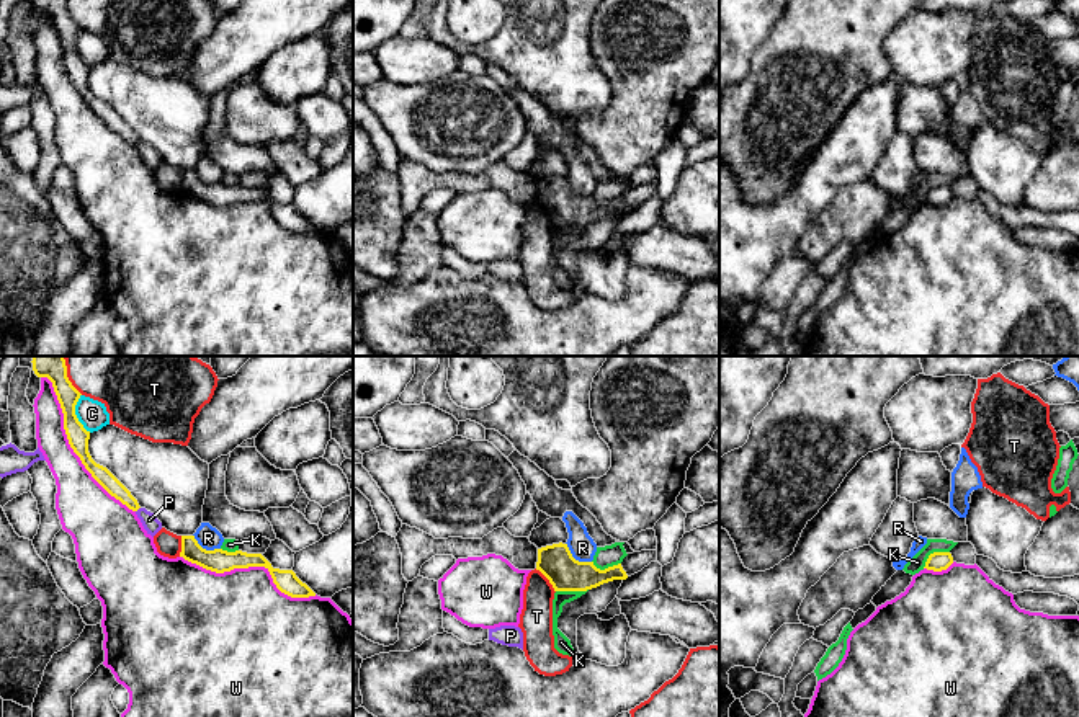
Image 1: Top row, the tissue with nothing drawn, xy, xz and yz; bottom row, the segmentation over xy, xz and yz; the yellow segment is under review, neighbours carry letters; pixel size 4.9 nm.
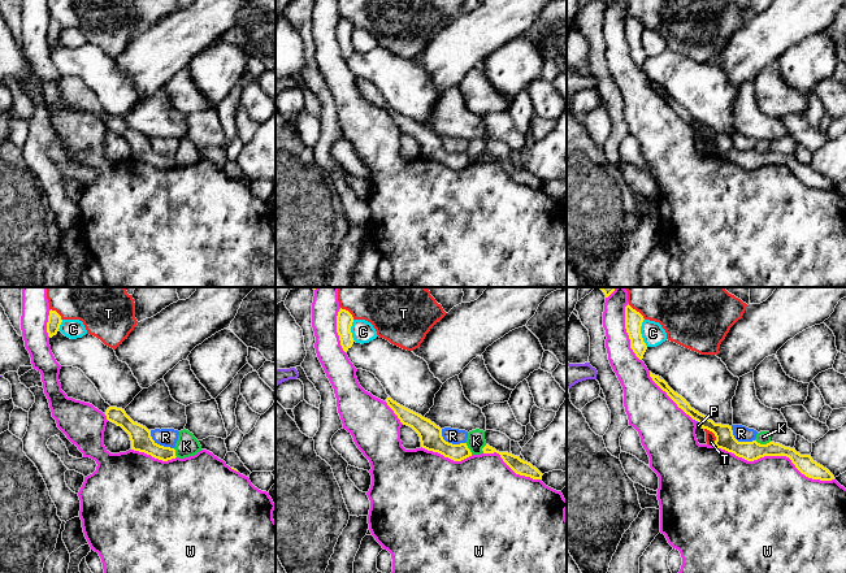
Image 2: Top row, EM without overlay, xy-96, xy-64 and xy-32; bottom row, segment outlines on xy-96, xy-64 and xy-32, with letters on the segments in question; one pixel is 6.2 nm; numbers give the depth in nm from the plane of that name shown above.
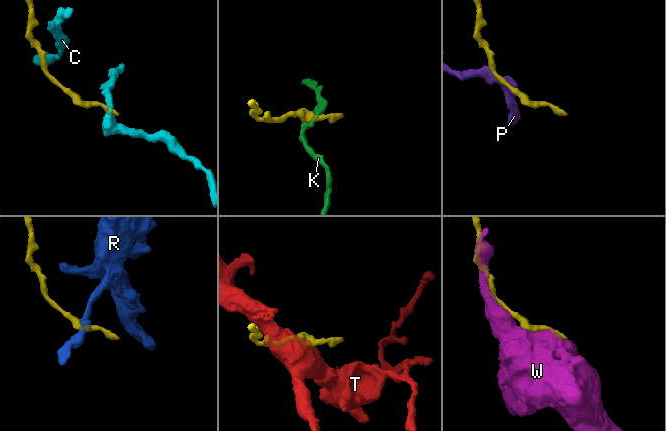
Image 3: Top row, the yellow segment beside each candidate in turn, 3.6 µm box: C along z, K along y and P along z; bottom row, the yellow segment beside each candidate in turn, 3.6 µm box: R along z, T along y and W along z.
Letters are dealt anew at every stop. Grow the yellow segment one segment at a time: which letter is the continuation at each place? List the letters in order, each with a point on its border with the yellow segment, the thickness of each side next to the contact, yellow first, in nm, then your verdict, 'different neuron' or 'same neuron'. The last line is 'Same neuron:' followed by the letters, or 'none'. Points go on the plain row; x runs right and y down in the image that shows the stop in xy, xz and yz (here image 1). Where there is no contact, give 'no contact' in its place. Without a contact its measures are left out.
C: contact xy (74, 48); calibres 110 and 140 nm; different neuron
K: contact yz (934, 187); calibres 100 and 80 nm; different neuron
P: contact xy (138, 142); calibres 80 and 80 nm; different neuron
R: contact xz (574, 193); calibres 170 and 130 nm; different neuron
T: contact xz (548, 213); calibres 170 and 160 nm; different neuron
W: contact xy (71, 80); calibres 110 and 220 nm; different neuron
Same neuron: none

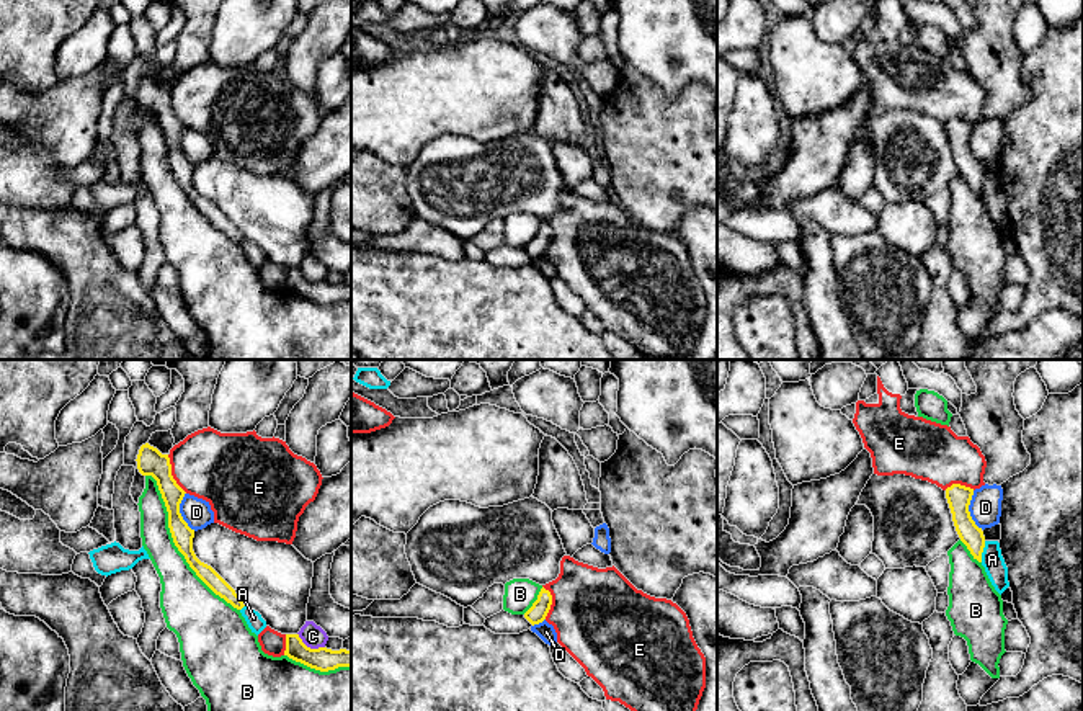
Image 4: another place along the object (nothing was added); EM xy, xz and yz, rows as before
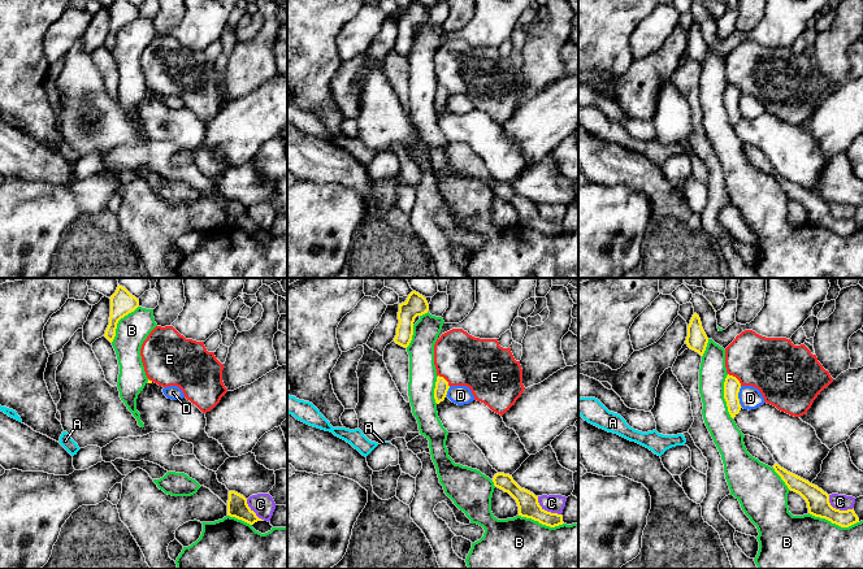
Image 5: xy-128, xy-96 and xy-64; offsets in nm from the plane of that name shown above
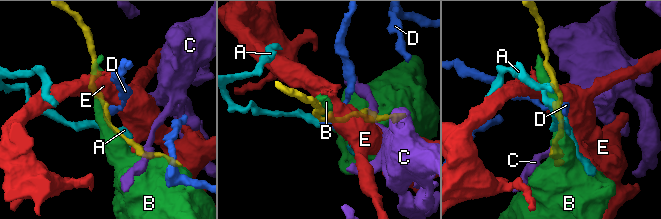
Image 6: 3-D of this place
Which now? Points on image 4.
A: contact yz (982, 185); calibres 110 and 110 nm; different neuron
B: contact xy (175, 178); calibres 110 and 220 nm; different neuron
C: contact xy (309, 281); calibres 120 and 110 nm; different neuron
D: contact yz (967, 144); calibres 120 and 160 nm; different neuron
E: contact xy (170, 108); calibres 140 and 360 nm; different neuron
Same neuron: none

